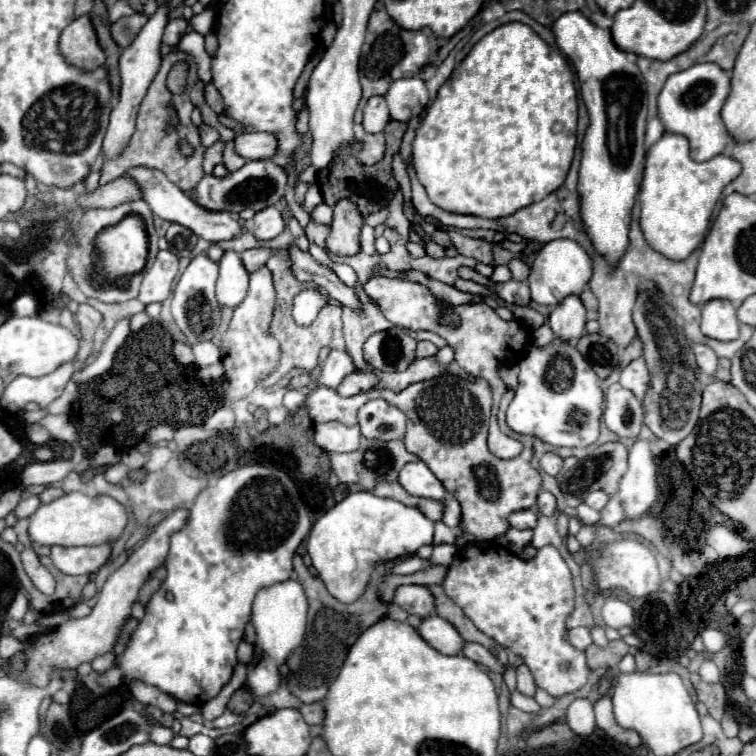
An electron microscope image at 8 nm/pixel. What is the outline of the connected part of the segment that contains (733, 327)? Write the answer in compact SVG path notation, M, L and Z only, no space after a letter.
M710 300L702 306L702 334L720 342L738 338L740 322L736 308L728 300Z

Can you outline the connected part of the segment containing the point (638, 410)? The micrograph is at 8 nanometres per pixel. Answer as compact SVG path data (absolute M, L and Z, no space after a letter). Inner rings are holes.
M612 384L606 392L604 424L622 438L636 438L640 434L642 418L644 412L638 398L620 384Z

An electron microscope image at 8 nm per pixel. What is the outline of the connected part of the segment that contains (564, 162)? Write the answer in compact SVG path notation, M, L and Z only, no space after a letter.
M512 22L498 26L490 34L486 34L472 50L470 54L462 60L462 64L452 72L452 76L444 82L444 86L438 90L438 96L434 104L428 108L426 118L422 120L420 128L416 130L416 138L412 144L412 160L414 168L418 174L420 184L424 184L430 200L440 206L446 212L456 212L456 214L472 214L472 216L482 216L482 218L504 218L510 216L512 212L544 200L544 196L552 194L560 184L564 184L566 174L570 170L574 150L576 150L576 122L578 122L578 96L576 96L576 86L574 86L574 74L572 68L566 60L566 56L554 48L550 48L530 26Z

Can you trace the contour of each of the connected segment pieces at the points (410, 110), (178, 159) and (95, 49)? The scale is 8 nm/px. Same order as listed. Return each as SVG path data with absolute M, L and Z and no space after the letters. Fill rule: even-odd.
M400 78L392 82L384 98L390 108L390 120L408 122L428 104L428 90L420 78Z
M170 52L168 56L164 56L160 70L158 70L156 78L152 80L152 84L148 88L148 94L142 100L142 106L140 106L140 112L138 112L138 120L136 120L136 132L134 132L128 148L116 160L104 162L102 176L100 176L102 184L112 182L114 178L120 178L124 172L128 172L130 168L136 168L136 166L154 166L156 170L162 170L168 176L168 180L174 180L174 184L180 190L184 190L184 192L190 192L202 180L202 176L204 176L202 158L204 158L206 146L200 144L200 132L190 122L190 114L194 110L194 104L190 102L190 98L184 98L184 94L174 96L166 88L166 74L172 68L172 64L176 64L178 60L186 60L190 64L188 90L196 84L198 72L196 72L196 62L194 62L194 58L190 54L186 54L186 52ZM172 112L176 112L176 116L178 116L178 124L176 126L170 126ZM180 138L186 138L194 146L194 154L192 156L182 156L178 152L178 140ZM180 172L184 172L184 176L180 176ZM188 172L192 172L192 176L188 176Z
M90 16L76 18L60 36L60 52L66 60L82 70L94 70L106 62L104 50L98 46L98 36Z

